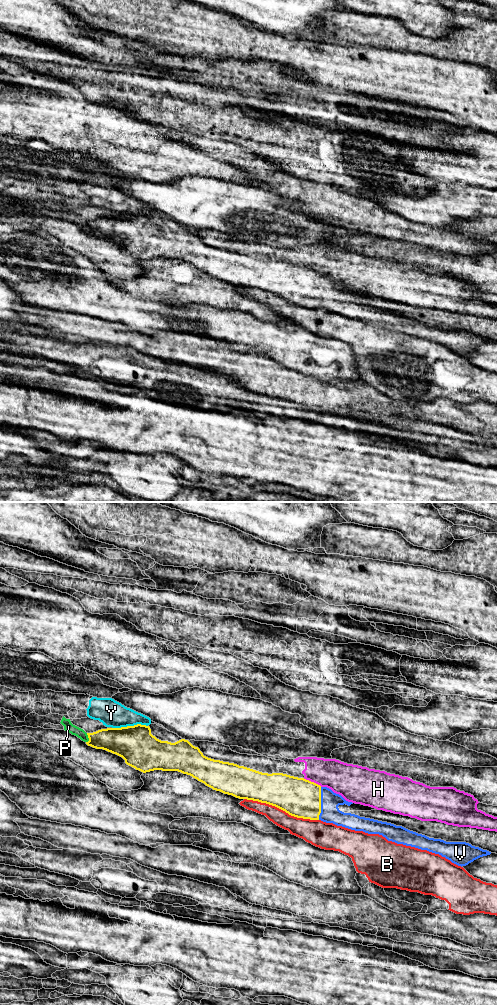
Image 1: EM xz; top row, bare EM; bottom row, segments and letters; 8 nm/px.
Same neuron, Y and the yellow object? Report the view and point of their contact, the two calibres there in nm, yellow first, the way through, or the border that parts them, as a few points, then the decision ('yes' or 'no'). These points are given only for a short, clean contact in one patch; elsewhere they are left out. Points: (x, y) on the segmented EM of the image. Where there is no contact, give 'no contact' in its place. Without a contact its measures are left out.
xz (129, 726) | 300/220 nm | no

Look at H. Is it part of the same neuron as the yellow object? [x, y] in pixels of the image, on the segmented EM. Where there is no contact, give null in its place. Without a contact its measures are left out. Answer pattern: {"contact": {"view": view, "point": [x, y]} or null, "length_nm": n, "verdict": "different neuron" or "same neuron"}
{"contact": {"view": "xz", "point": [312, 782]}, "length_nm": 170, "verdict": "different neuron"}

